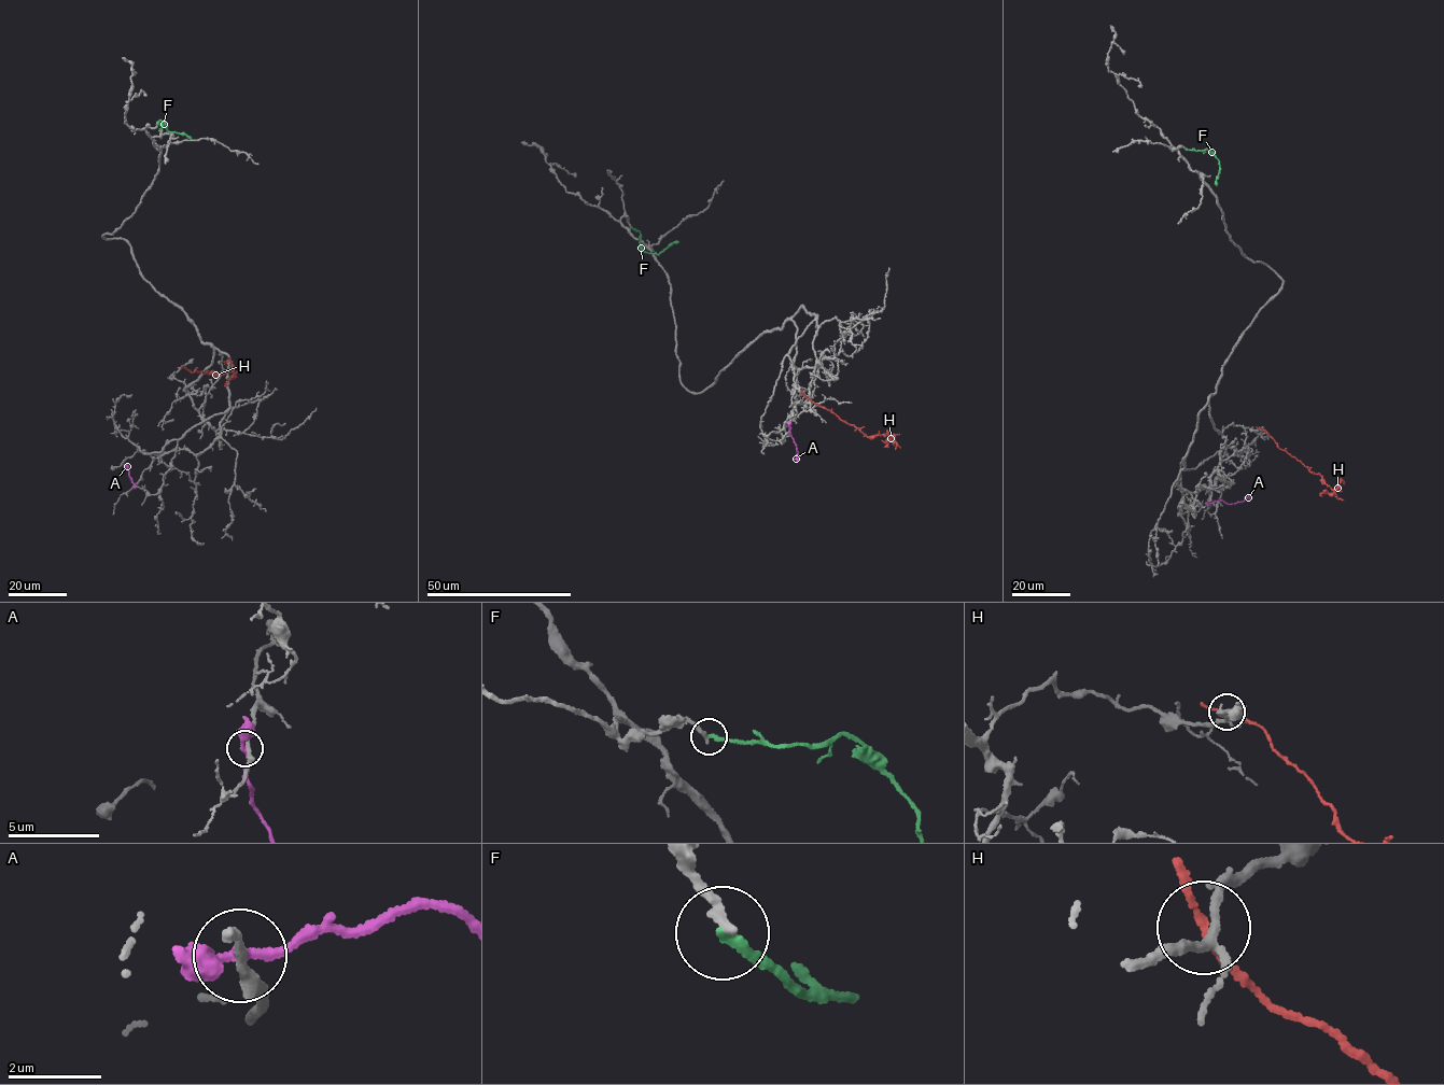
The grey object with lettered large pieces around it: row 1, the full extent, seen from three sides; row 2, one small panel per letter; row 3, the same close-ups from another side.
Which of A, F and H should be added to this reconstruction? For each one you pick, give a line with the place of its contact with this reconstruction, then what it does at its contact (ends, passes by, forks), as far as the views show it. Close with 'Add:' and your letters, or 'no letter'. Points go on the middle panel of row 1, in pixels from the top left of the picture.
Add: no letter

